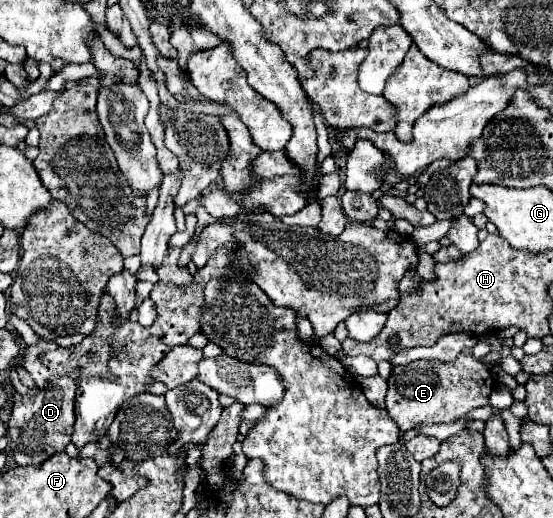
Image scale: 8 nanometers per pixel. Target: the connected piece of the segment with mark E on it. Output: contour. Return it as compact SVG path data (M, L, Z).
M460 355L454 363L414 361L406 367L394 367L388 377L386 411L400 427L400 433L414 429L418 423L452 423L476 407L488 405L494 389L490 369L472 355Z

